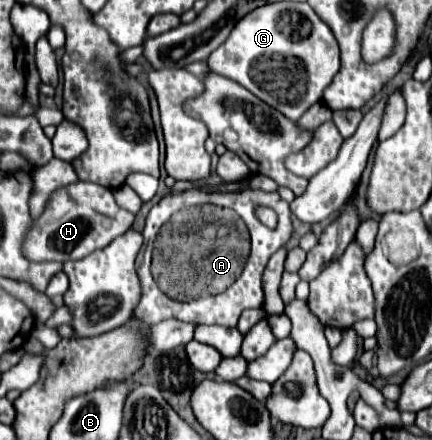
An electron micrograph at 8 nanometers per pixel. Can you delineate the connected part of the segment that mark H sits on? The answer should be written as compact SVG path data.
M73 182L57 188L45 204L39 218L31 220L31 228L23 242L23 256L31 262L67 262L81 260L95 250L109 246L111 240L125 234L133 224L133 214L119 208L113 192L95 182Z

